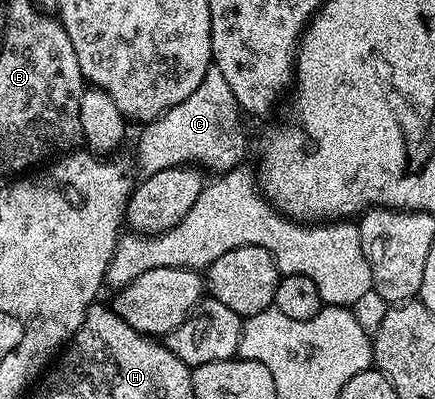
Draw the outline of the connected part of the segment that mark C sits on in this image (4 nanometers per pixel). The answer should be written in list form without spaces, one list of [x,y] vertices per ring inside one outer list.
[[[214,64],[209,66],[202,84],[186,100],[141,129],[136,146],[137,173],[148,177],[166,168],[189,164],[208,168],[219,175],[237,169],[248,152],[248,136],[240,118],[242,111],[222,72]]]

